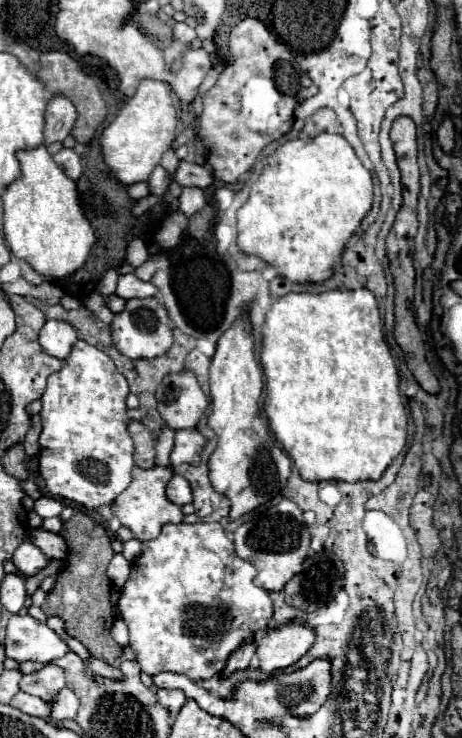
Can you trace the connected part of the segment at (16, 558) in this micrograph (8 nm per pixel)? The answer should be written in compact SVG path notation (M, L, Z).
M29 539L23 541L15 553L13 553L13 565L17 567L17 571L25 577L37 575L45 565L47 565L47 557L43 555L43 551L39 547L35 547Z

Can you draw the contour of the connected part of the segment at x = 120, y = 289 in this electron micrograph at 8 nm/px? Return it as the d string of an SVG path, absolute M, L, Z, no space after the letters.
M133 273L127 275L119 275L117 281L117 291L119 297L123 299L133 299L133 297L155 297L157 289L151 283L145 283L141 279L137 279Z

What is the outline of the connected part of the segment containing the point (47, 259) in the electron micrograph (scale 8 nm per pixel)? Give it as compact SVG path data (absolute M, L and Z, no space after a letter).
M45 145L31 151L19 151L17 159L21 163L21 177L3 193L5 241L15 257L29 263L45 279L73 275L83 267L95 243L93 227L77 201L75 181L71 181L53 161Z

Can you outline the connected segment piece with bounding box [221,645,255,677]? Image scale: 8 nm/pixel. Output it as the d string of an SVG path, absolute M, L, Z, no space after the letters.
M243 645L243 647L239 647L235 653L231 653L225 669L221 671L221 677L229 677L231 673L235 673L239 669L247 669L251 659L253 659L253 655L255 655L255 645Z

